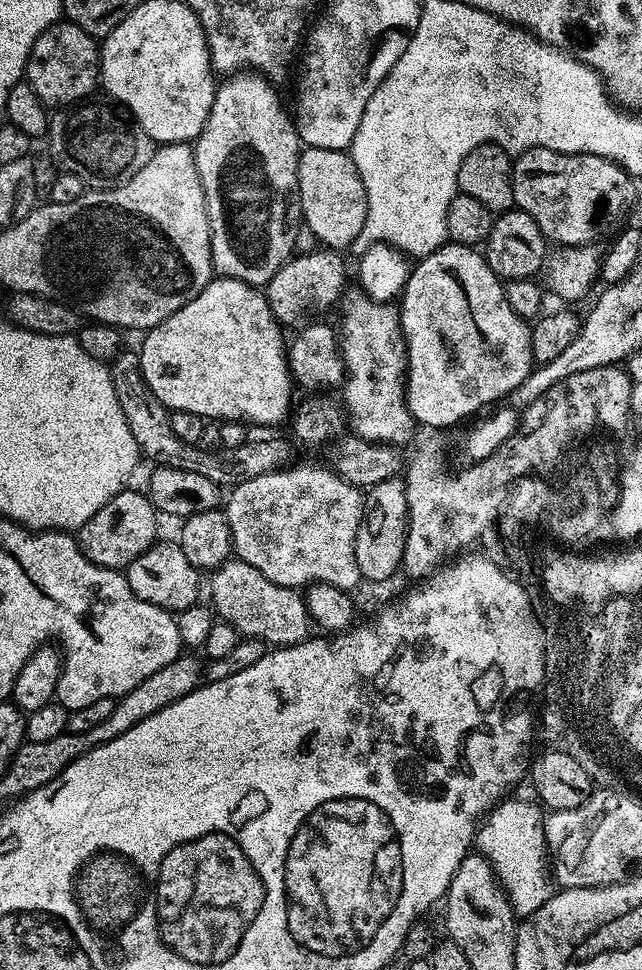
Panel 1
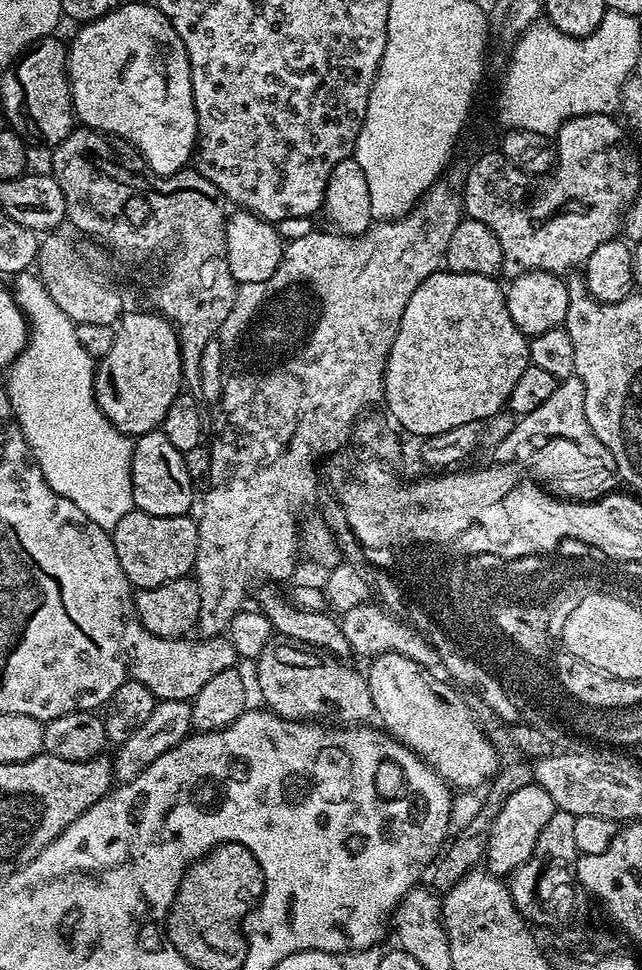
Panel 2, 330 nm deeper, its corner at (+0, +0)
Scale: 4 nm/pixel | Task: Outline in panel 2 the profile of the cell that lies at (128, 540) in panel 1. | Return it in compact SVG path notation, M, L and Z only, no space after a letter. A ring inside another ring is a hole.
M139 510L128 512L110 529L118 562L133 589L162 586L171 580L189 575L196 566L198 524L191 515L155 516Z

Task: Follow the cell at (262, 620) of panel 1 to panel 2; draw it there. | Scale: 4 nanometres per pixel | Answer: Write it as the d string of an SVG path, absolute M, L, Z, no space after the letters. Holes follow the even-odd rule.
M292 642L280 643L284 644L269 644L254 662L260 696L277 716L323 718L336 726L360 726L376 716L370 686L363 671L355 672L348 662L319 650Z

